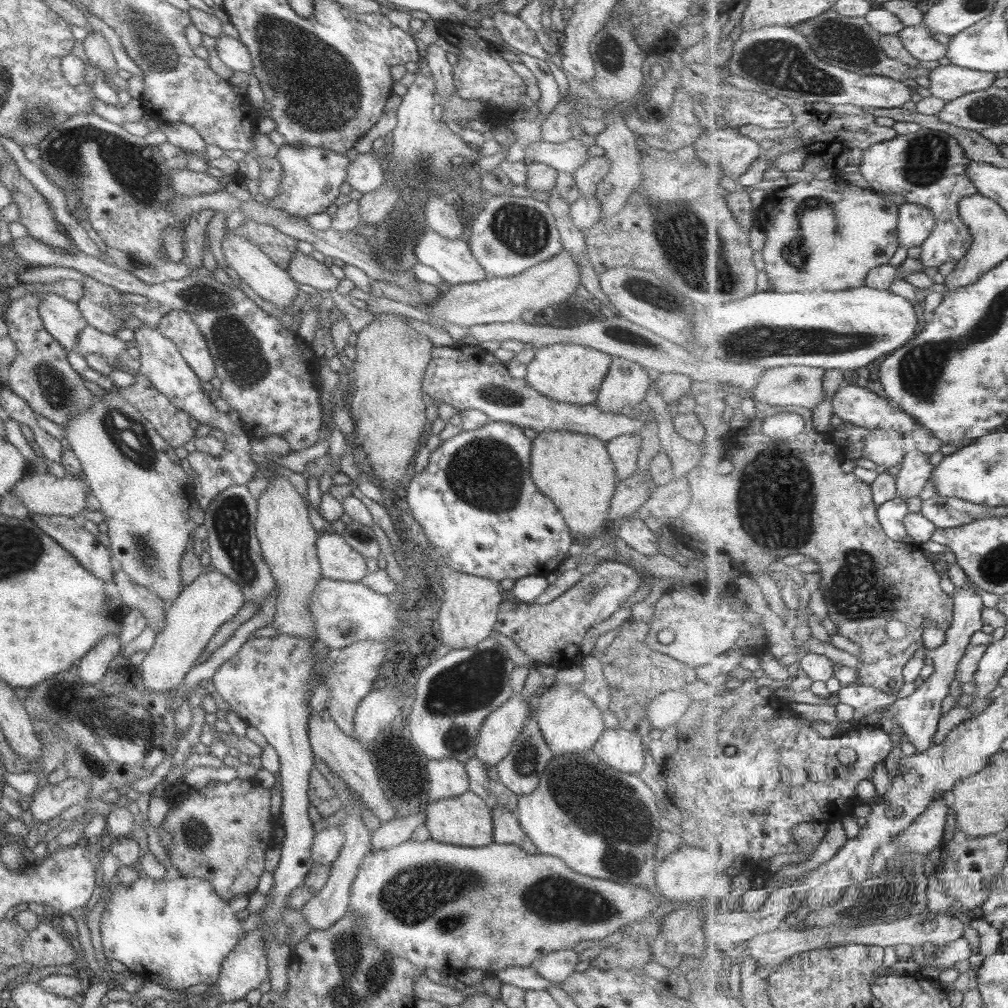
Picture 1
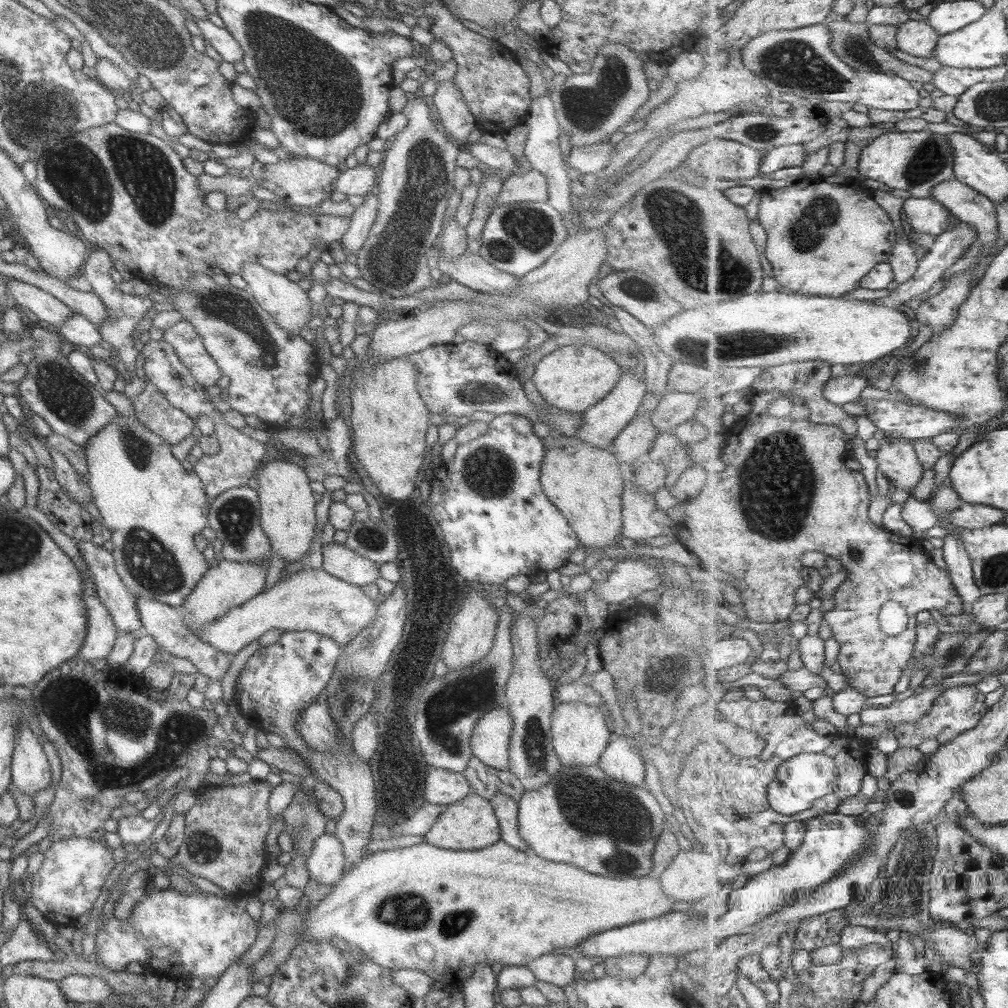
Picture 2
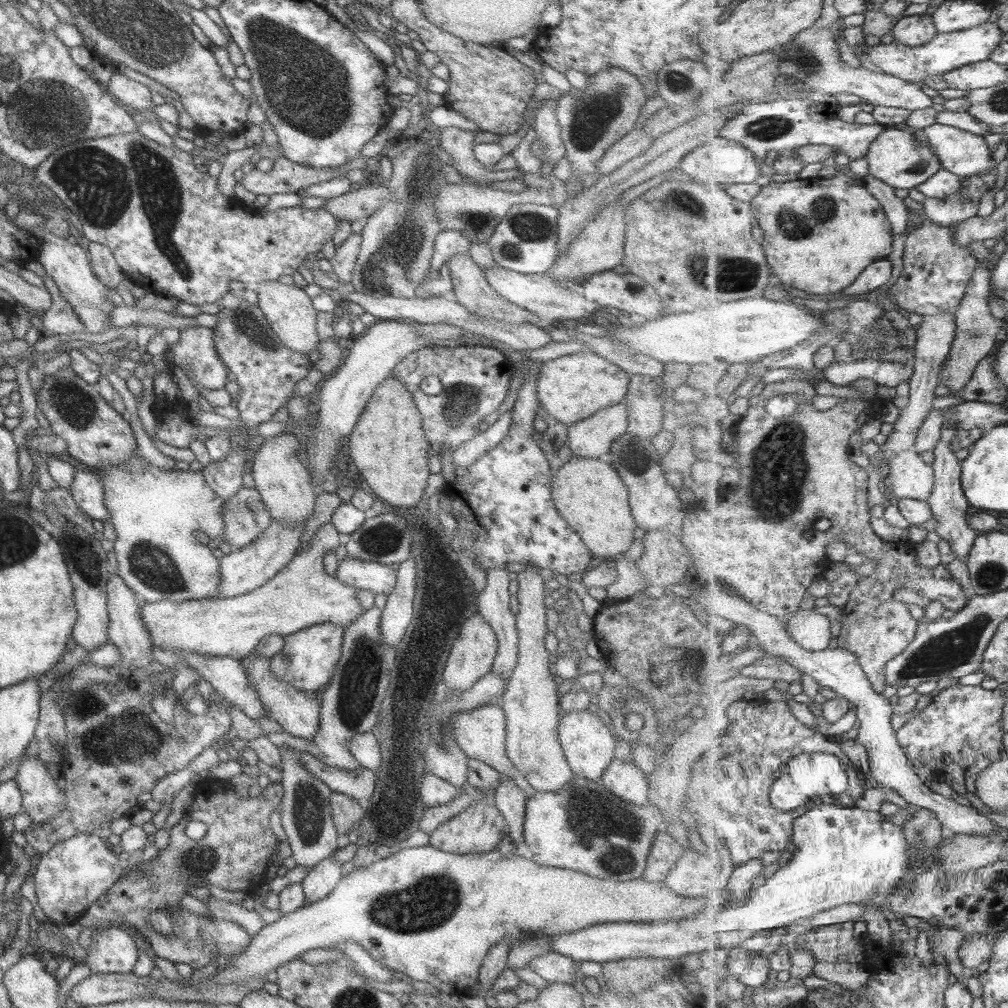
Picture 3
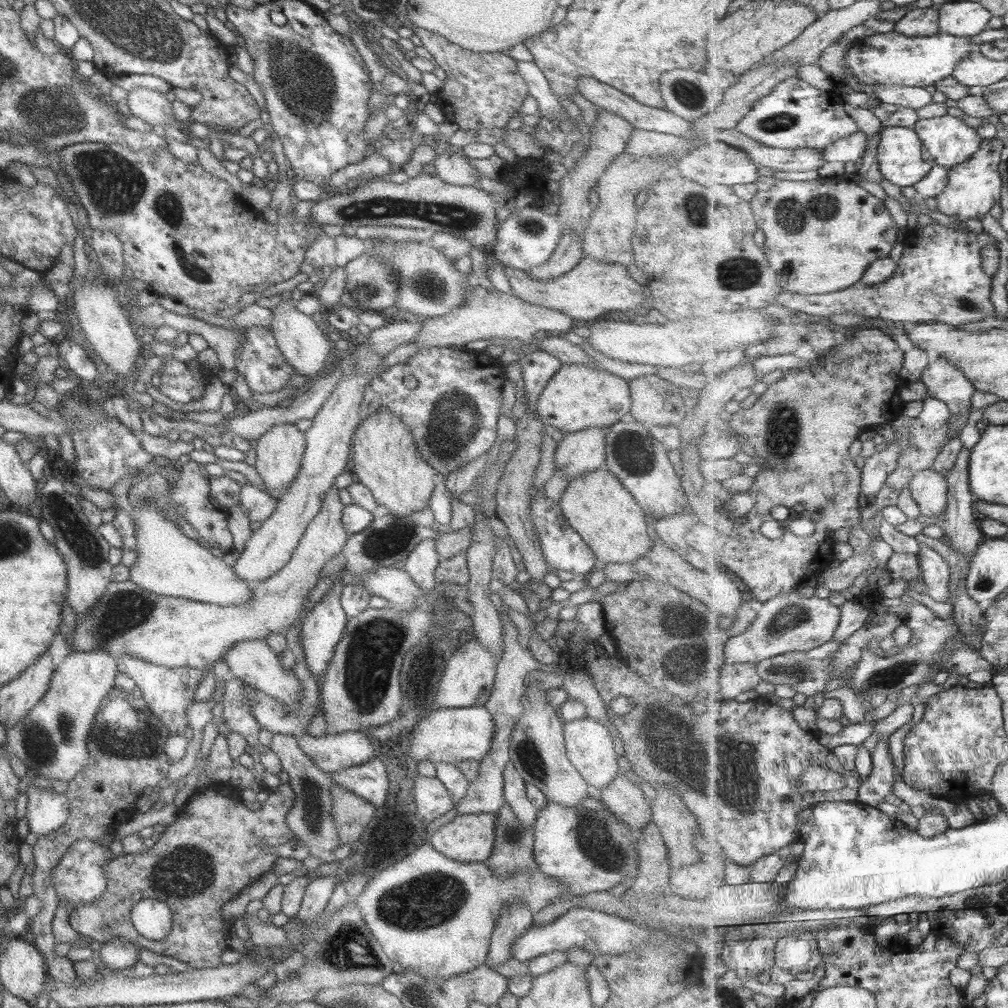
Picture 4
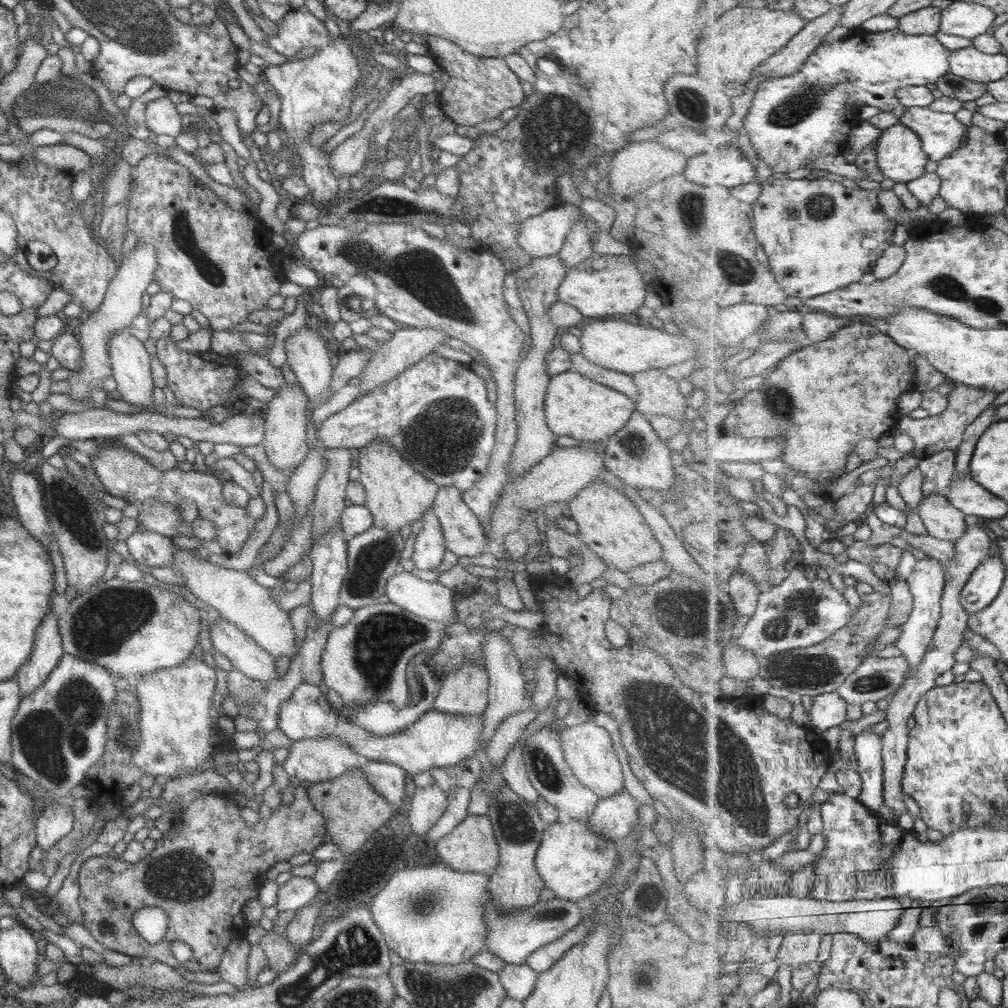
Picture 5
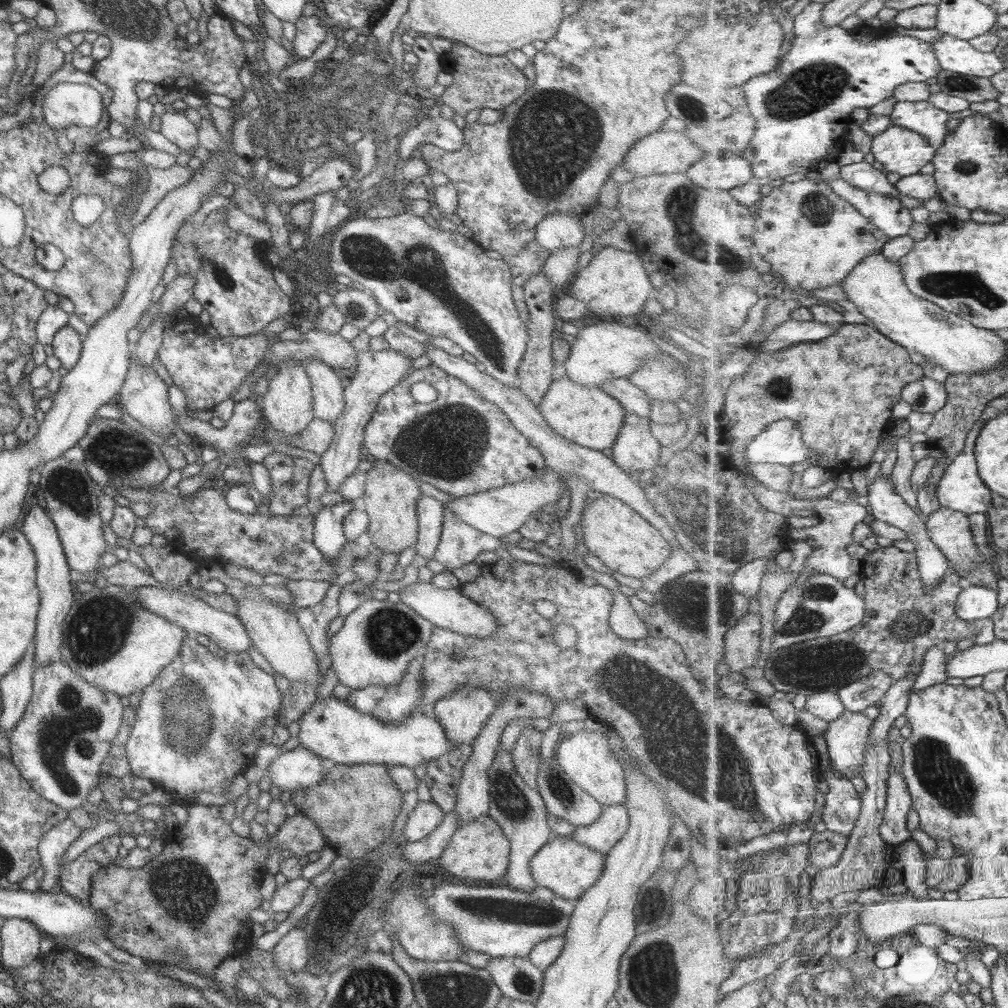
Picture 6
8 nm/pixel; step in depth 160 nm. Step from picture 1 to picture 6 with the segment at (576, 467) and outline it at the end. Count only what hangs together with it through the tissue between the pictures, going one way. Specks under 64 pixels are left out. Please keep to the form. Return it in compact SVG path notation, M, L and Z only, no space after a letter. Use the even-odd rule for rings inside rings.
M603 494L590 495L588 502L582 508L579 522L580 530L583 533L582 540L587 551L597 557L609 570L622 576L641 579L655 572L669 557L670 544L644 518L629 508L629 505Z

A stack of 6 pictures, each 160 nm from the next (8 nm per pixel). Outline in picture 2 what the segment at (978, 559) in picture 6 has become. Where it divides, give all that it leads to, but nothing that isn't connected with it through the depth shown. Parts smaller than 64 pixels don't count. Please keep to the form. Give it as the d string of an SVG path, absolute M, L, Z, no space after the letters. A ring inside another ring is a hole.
M903 438L893 439L891 442L883 439L876 451L877 468L887 477L889 483L894 483L912 494L923 480L926 471L914 444Z

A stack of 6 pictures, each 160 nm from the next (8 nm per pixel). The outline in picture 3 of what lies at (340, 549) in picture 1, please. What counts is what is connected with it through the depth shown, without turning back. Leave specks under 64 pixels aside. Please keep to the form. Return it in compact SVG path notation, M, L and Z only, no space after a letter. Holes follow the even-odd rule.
M345 557L337 565L334 576L341 584L375 594L389 594L395 586L396 571L390 565L373 561L359 561Z

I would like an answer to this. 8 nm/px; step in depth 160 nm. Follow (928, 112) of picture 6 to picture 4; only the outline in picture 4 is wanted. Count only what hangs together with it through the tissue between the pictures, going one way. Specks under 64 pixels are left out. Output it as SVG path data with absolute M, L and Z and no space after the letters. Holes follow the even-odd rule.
M950 115L920 118L913 128L923 141L925 150L934 156L936 164L949 169L971 159L985 140L961 117Z

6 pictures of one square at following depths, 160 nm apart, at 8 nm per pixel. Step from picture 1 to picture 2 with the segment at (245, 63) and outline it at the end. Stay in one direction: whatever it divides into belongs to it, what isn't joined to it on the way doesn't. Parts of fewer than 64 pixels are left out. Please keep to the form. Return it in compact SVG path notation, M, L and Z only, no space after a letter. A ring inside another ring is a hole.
M208 19L193 20L202 36L209 46L220 56L222 62L235 64L241 61L243 56L239 43L225 30L225 27L217 27Z

